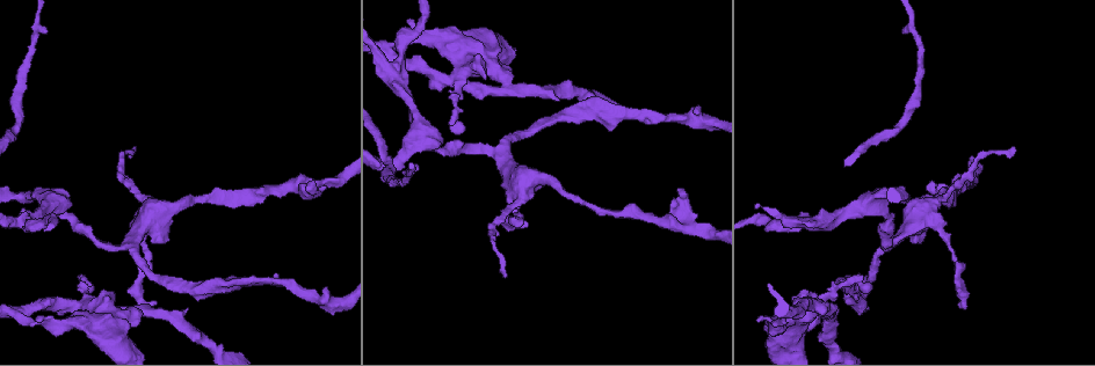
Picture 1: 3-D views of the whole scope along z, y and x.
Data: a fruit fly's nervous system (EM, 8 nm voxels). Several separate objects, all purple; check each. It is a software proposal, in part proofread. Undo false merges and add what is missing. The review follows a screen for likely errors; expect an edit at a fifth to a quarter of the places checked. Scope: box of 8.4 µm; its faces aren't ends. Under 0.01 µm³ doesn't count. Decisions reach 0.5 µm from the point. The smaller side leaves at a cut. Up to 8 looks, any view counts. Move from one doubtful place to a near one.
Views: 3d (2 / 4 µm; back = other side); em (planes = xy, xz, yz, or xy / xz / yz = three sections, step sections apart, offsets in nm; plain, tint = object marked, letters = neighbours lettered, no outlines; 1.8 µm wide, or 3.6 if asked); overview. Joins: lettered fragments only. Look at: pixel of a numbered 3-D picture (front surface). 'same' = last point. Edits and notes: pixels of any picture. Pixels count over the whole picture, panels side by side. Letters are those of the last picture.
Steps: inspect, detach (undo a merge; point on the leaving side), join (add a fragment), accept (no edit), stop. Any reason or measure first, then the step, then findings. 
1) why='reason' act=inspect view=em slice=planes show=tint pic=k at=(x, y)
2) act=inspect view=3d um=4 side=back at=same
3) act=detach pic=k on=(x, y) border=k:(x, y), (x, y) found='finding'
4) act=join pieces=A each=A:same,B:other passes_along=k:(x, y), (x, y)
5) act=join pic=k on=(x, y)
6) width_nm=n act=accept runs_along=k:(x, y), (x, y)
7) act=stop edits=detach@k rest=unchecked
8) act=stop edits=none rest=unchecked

why='tapers out' act=inspect view=3d um=2 side=back pic=1 at=(960, 306)

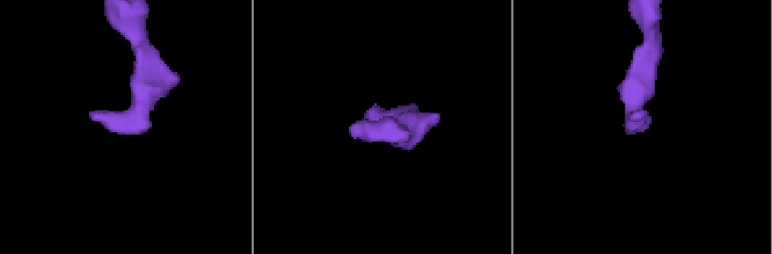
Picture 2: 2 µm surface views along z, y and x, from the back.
why='need the tissue' act=inspect view=em slice=planes show=letters pic=2 at=(643, 114)

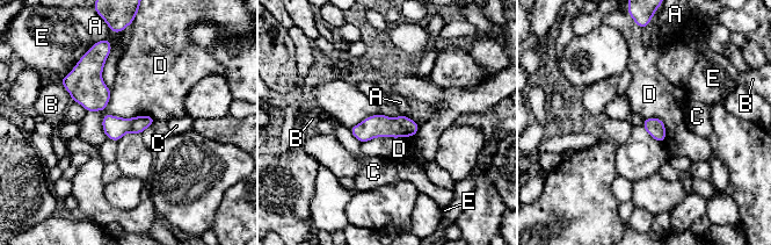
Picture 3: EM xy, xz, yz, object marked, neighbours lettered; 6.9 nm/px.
act=accept each=A:other,B:other,C:other,D:other,E:other runs_along=3:(415, 128), (354, 130) found='no lettered fragment goes on from it'

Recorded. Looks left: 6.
why='thin arm on a thick one' act=inspect view=em slice=xz step=4 show=tint pic=1 at=(129, 247)

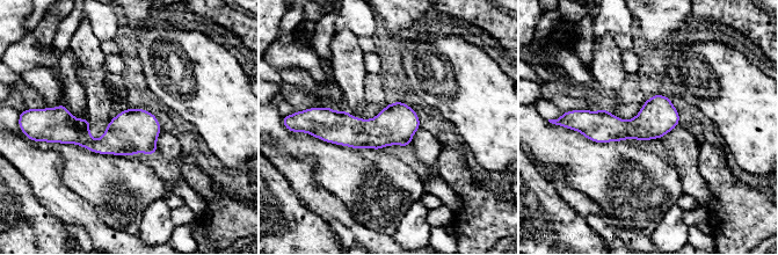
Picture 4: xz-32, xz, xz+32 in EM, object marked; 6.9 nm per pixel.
act=inspect view=em slice=planes show=letters at=same

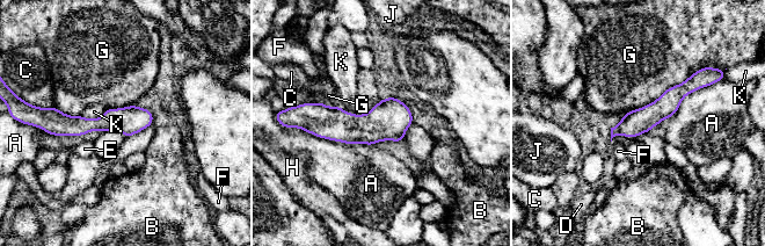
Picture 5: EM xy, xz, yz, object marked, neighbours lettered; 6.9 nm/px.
act=accept each=A:other,B:other,C:other,D:other,E:other,F:other,G:other,H:other,J:other,K:other runs_along=5:(694, 77), (662, 108), (613, 132) found='continuous, no second neuron'

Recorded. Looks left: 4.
why='sudden change in width' act=inspect view=em slice=planes show=letters pic=1 at=(85, 302)

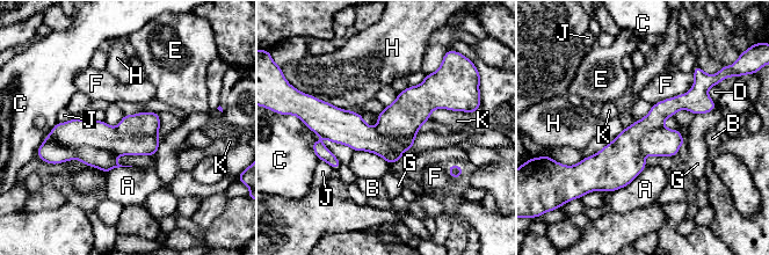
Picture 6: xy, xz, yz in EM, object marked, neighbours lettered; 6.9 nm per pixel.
longest_contact=F:360nm act=detach pic=6 on=(77, 132) each=A:other,B:other,C:other,D:other,E:other,F:other,G:other,H:other,J:other,K:other border=6:(46, 138), (122, 155) found='a second neuron is stuck on'

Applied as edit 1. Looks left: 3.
act=stop edits=detach@6 rest=unchecked

